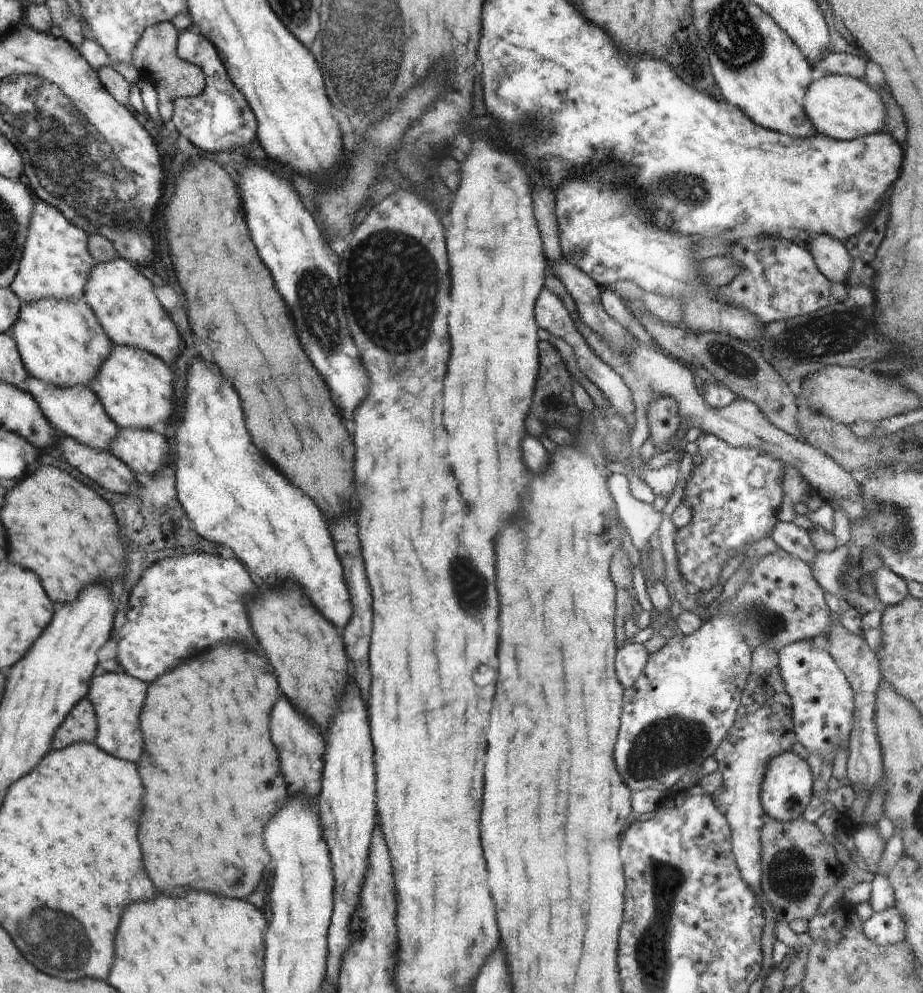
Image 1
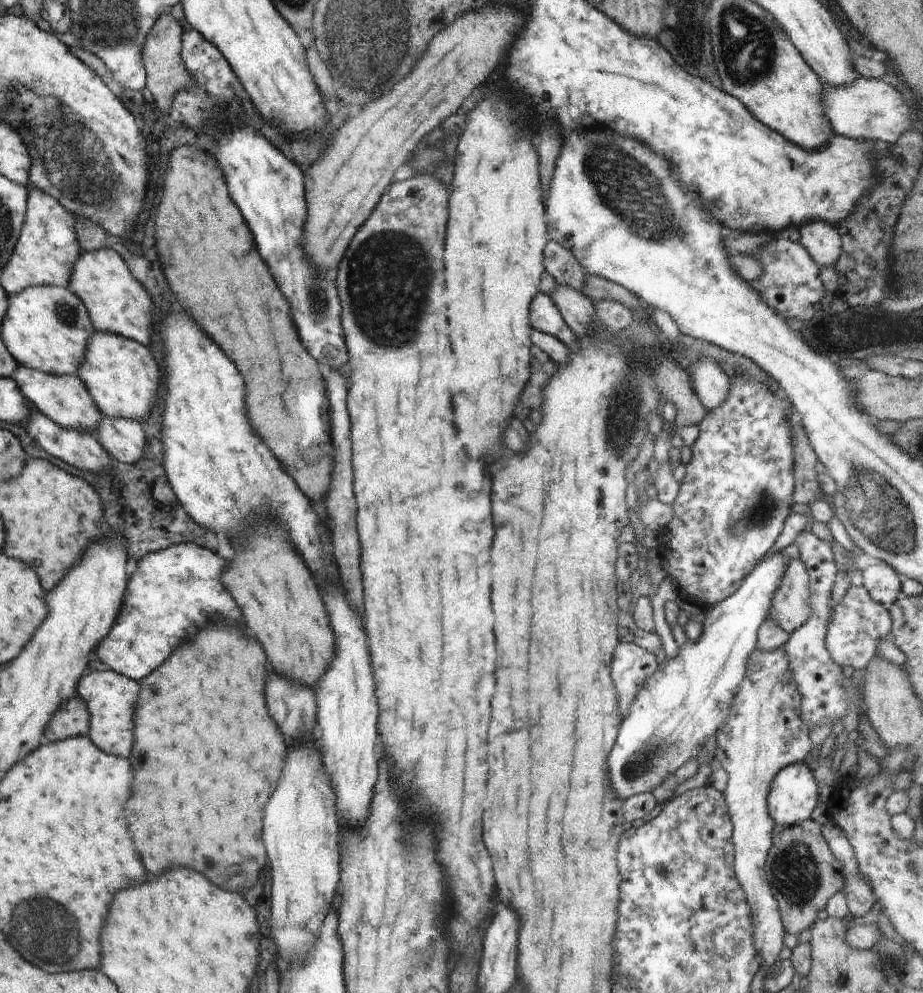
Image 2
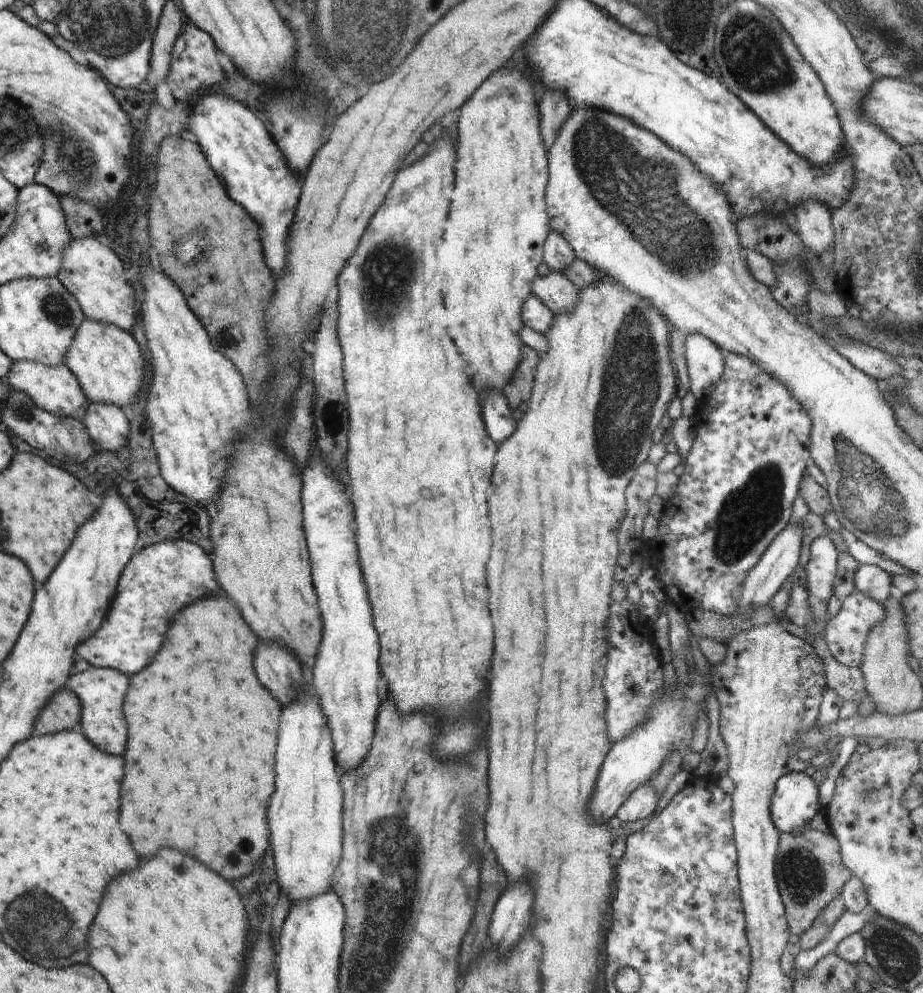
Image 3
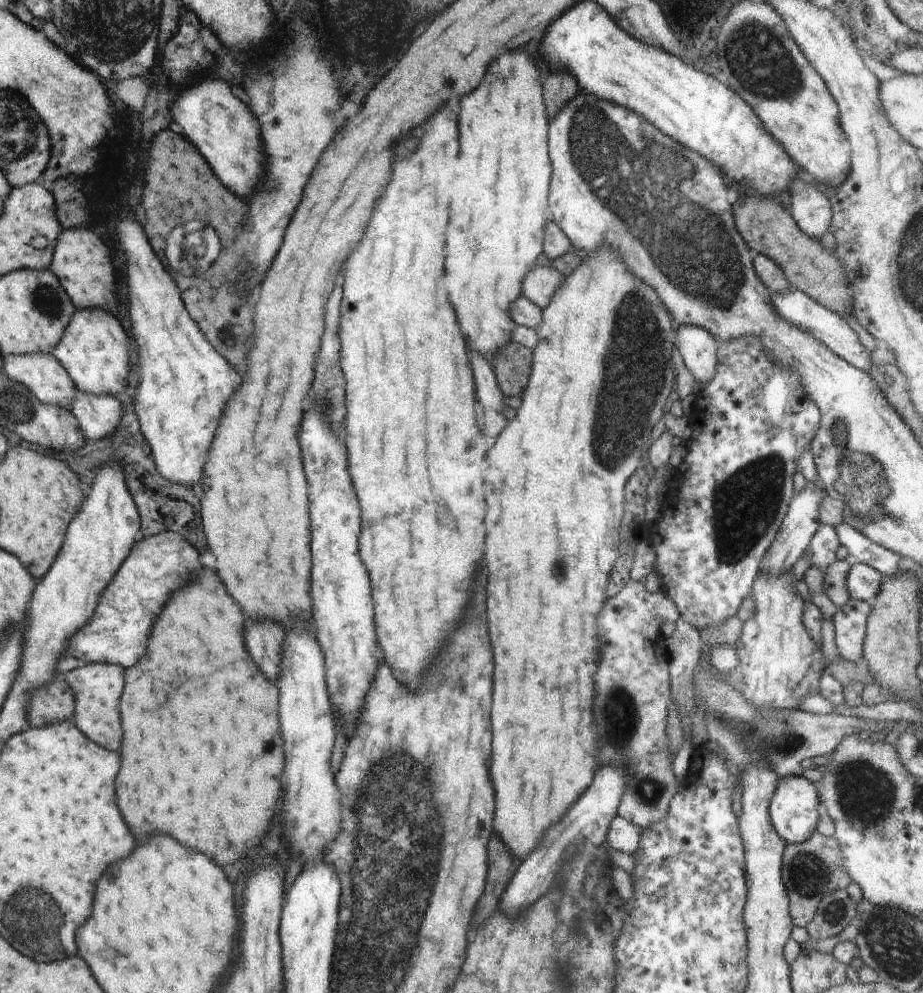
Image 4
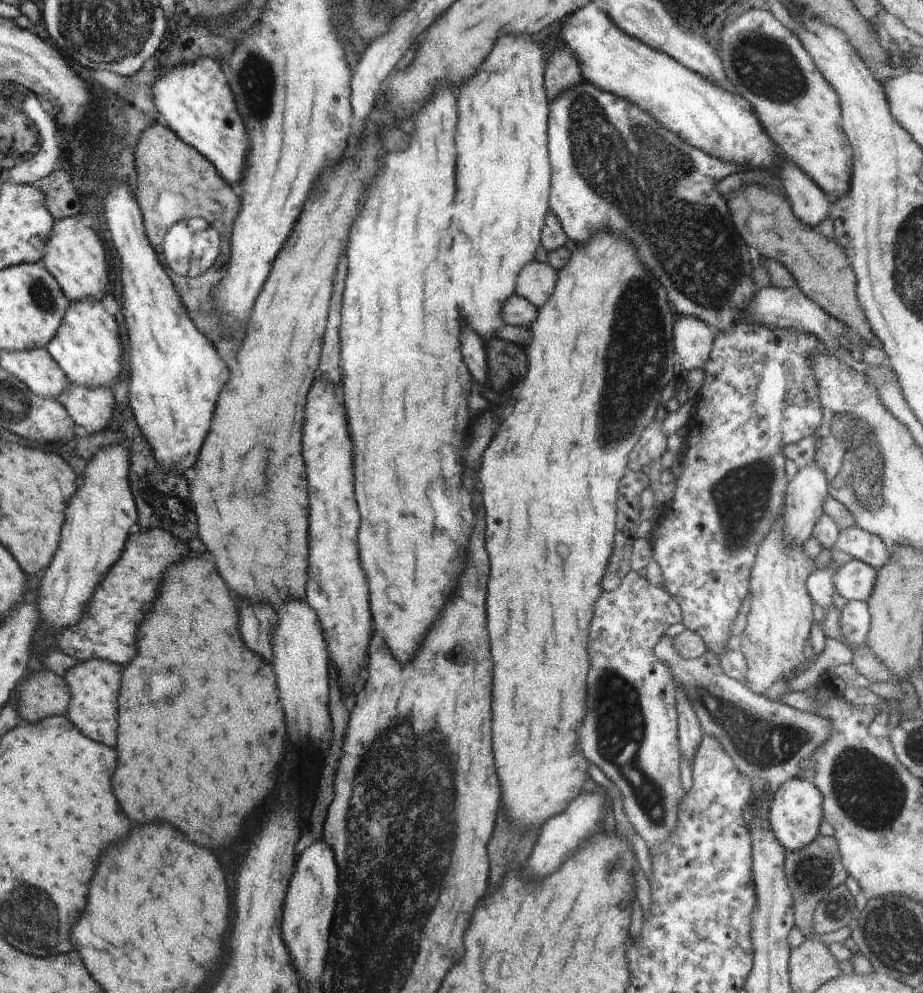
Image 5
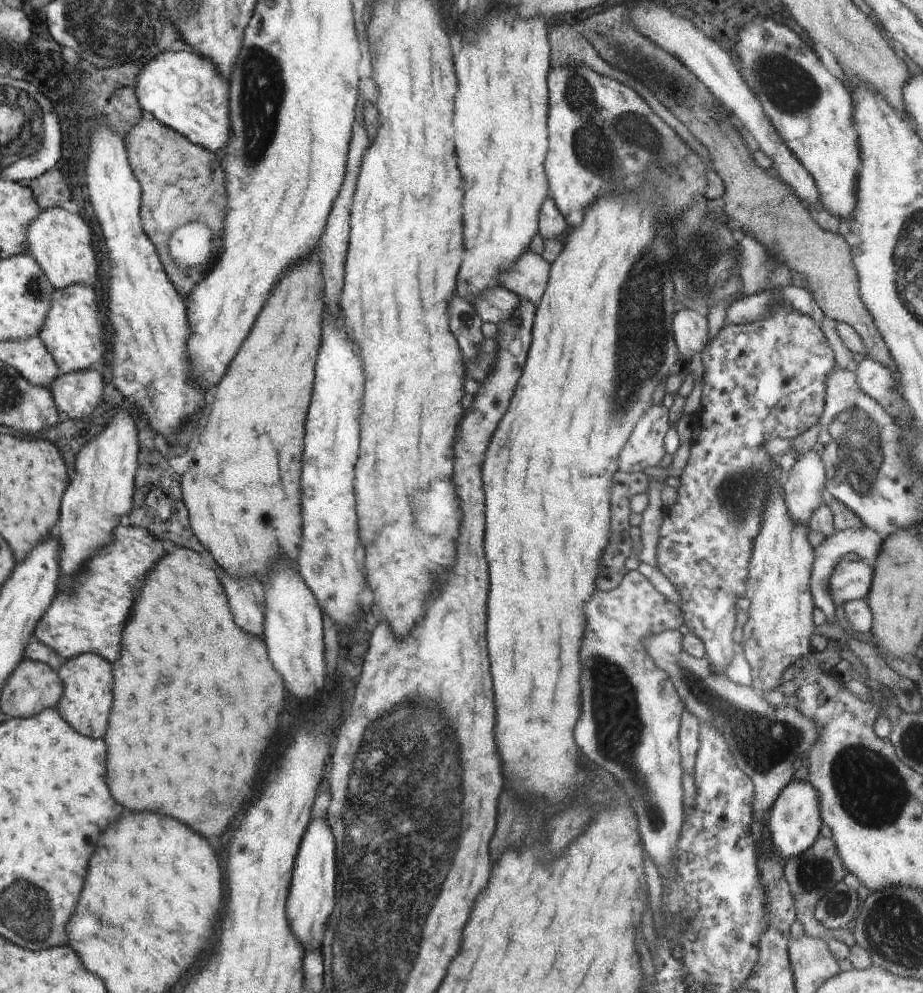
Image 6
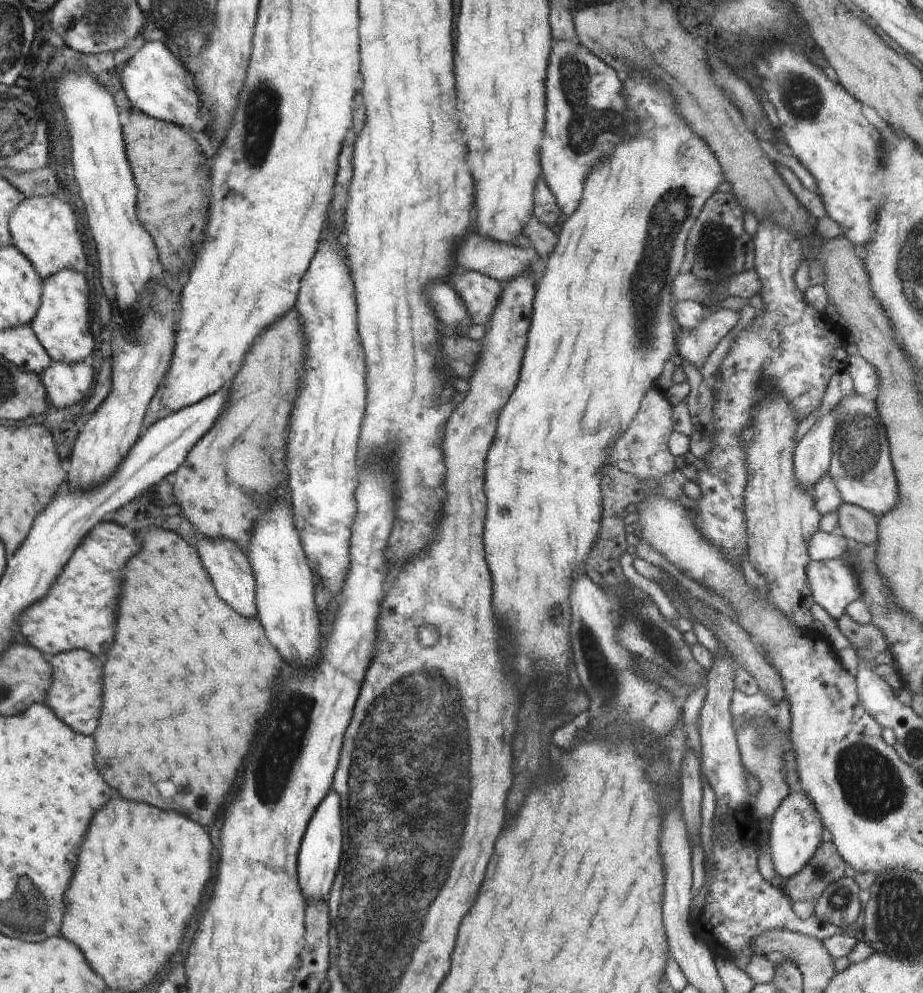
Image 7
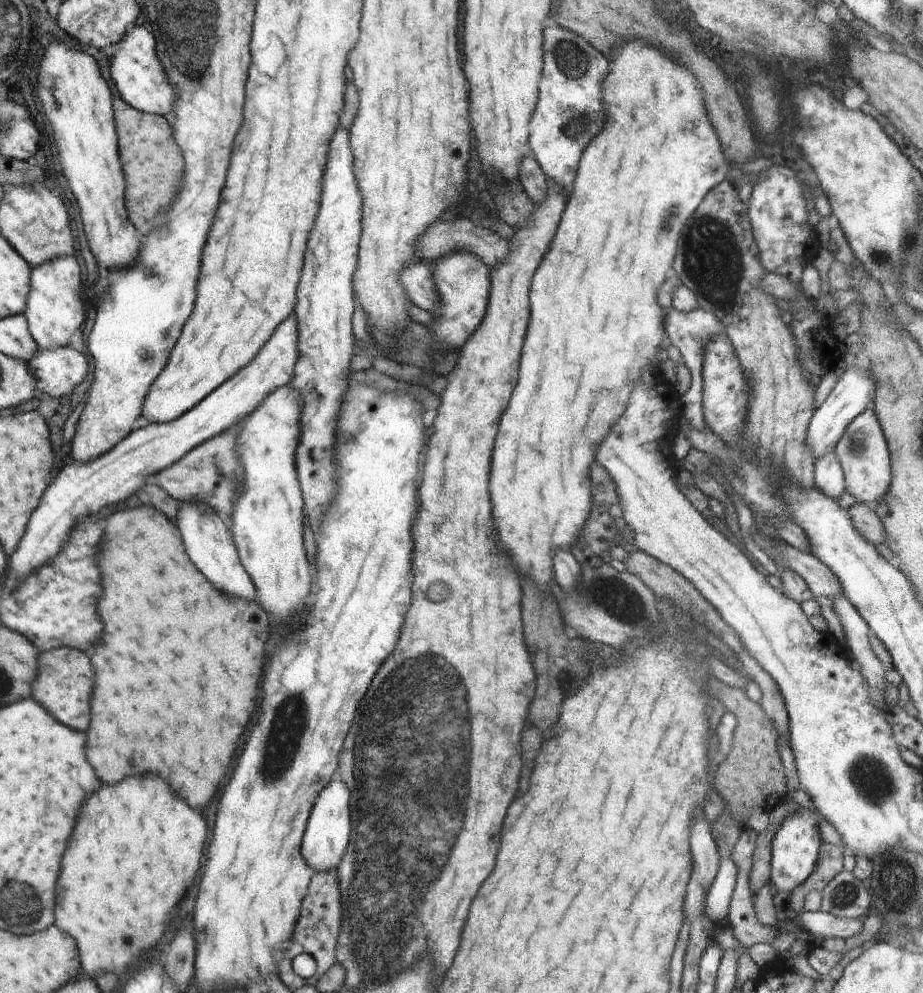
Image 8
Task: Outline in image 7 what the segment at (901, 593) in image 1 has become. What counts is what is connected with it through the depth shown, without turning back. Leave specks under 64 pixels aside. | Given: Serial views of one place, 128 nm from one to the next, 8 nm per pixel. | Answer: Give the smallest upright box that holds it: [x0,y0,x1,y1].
[806,557,863,622]

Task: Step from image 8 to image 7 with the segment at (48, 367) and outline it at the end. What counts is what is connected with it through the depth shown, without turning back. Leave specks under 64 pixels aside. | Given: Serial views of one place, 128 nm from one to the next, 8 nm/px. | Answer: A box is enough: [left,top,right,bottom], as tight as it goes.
[40,362,96,408]

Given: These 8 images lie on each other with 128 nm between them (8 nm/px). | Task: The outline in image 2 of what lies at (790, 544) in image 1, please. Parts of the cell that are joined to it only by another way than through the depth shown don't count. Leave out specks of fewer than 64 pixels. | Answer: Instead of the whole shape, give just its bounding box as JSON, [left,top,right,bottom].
[785,532,848,730]

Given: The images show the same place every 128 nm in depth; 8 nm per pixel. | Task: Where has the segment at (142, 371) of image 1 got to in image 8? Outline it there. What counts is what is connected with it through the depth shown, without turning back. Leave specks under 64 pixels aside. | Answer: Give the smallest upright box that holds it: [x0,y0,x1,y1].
[25,256,82,350]

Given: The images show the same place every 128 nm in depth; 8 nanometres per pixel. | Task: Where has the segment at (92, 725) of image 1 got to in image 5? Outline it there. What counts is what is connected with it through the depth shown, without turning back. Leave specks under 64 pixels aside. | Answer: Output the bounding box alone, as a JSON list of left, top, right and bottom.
[14,670,72,723]

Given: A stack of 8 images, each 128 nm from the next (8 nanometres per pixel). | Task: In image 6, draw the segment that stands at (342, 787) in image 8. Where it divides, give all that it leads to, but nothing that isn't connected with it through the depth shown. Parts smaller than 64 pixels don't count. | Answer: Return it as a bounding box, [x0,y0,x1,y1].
[286,775,336,952]

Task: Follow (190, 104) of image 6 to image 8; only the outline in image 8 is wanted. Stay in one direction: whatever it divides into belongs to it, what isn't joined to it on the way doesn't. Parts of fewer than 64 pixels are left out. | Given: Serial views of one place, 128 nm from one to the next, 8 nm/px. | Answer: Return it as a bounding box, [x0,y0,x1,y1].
[109,23,178,118]

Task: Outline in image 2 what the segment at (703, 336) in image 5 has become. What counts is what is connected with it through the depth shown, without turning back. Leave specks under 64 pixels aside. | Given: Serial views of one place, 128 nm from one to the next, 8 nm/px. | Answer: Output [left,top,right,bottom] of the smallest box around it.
[686,357,729,411]

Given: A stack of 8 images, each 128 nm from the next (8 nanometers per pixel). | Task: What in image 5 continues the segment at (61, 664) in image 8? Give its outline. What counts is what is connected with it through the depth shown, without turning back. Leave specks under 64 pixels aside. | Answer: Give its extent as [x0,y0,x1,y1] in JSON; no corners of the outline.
[63,658,120,746]

